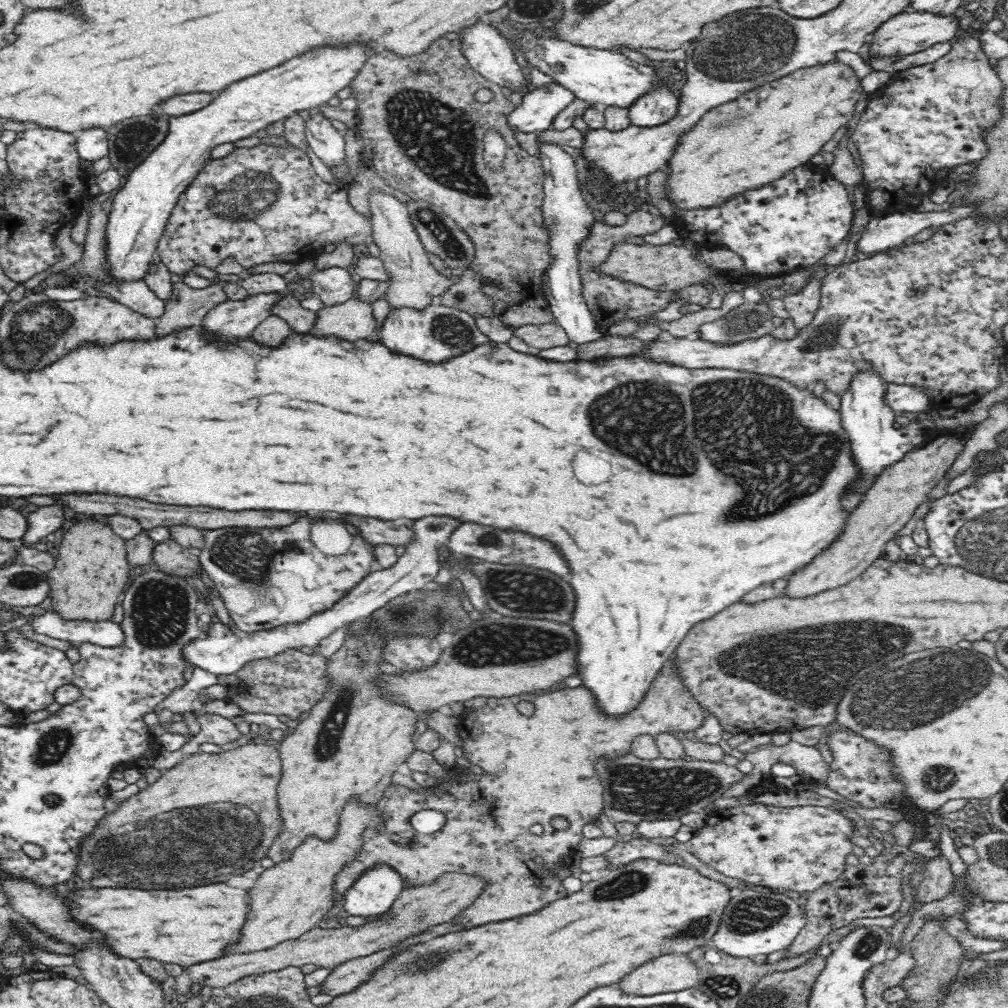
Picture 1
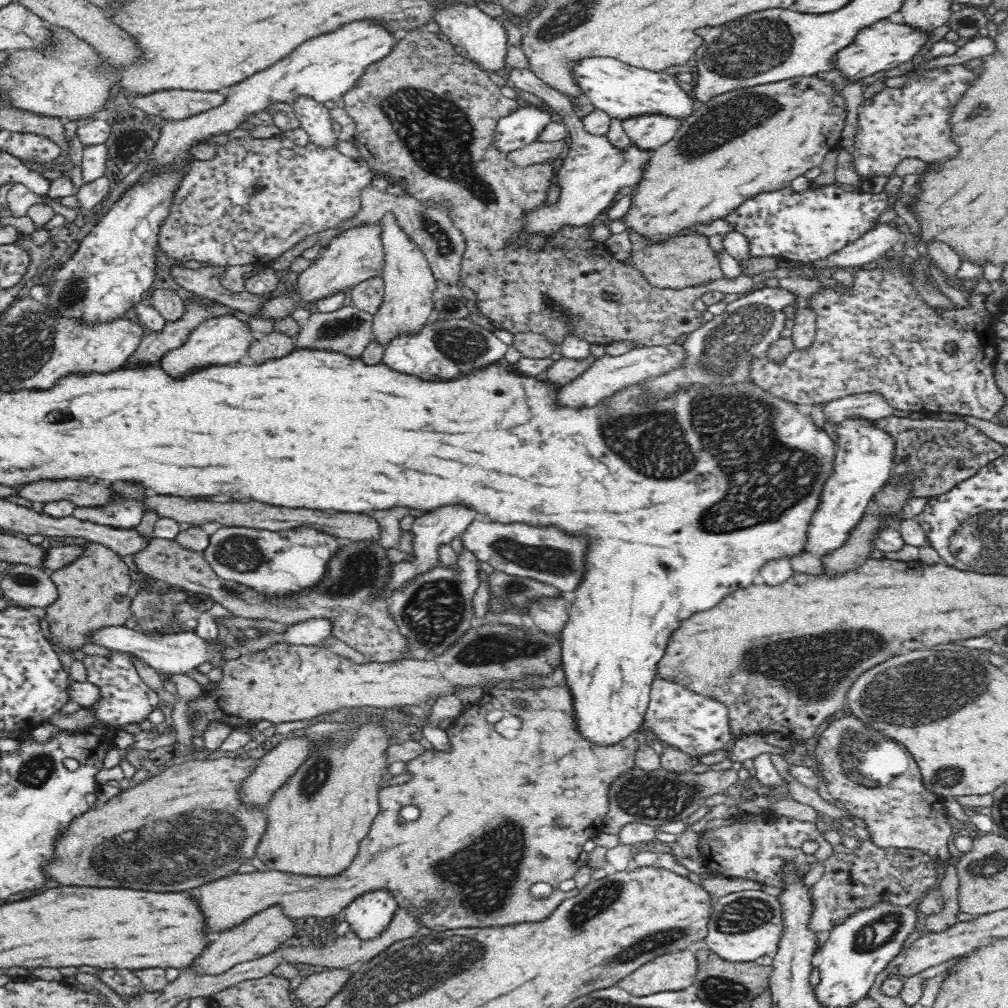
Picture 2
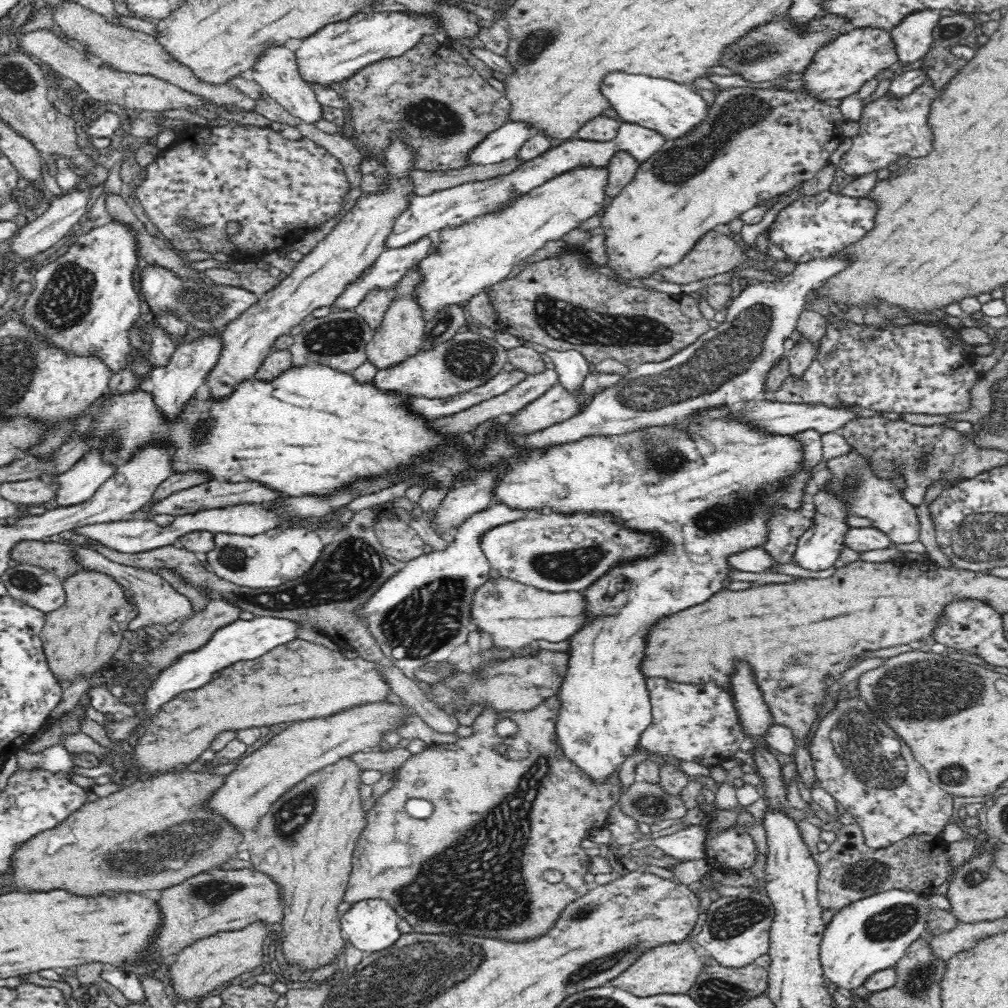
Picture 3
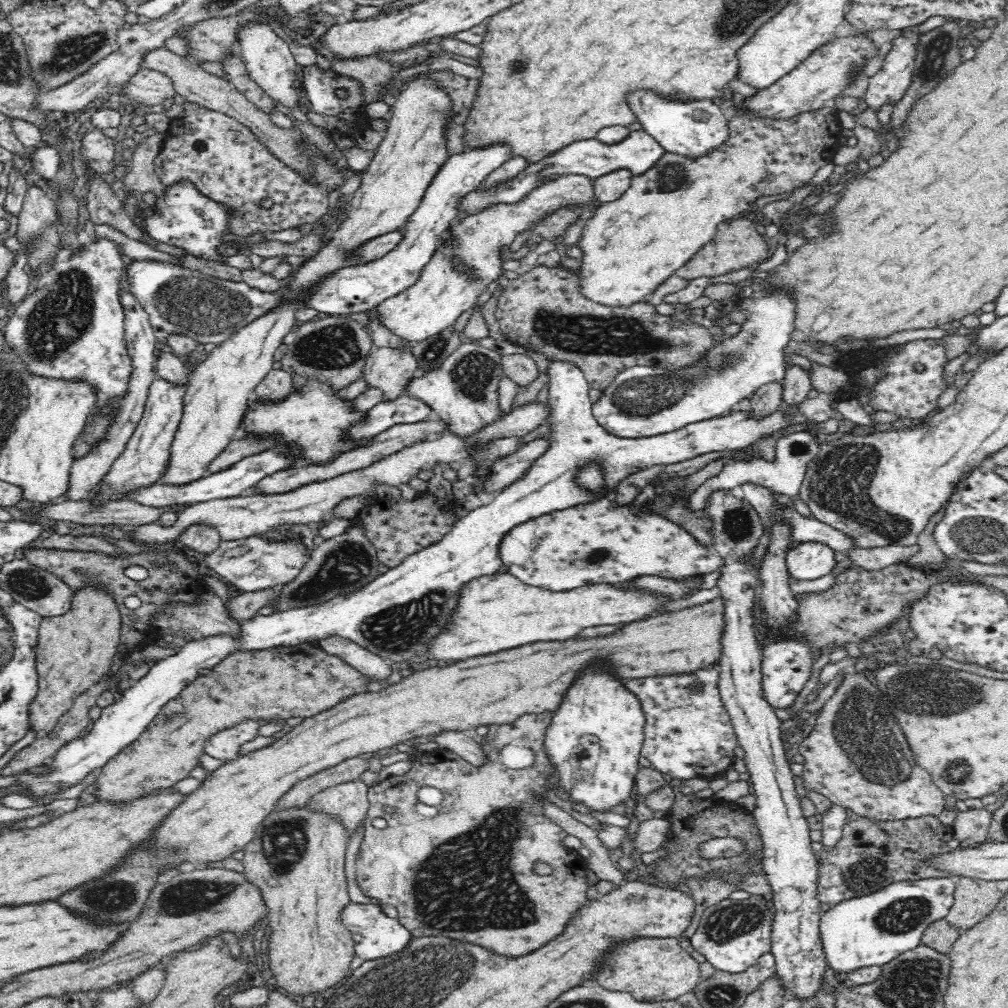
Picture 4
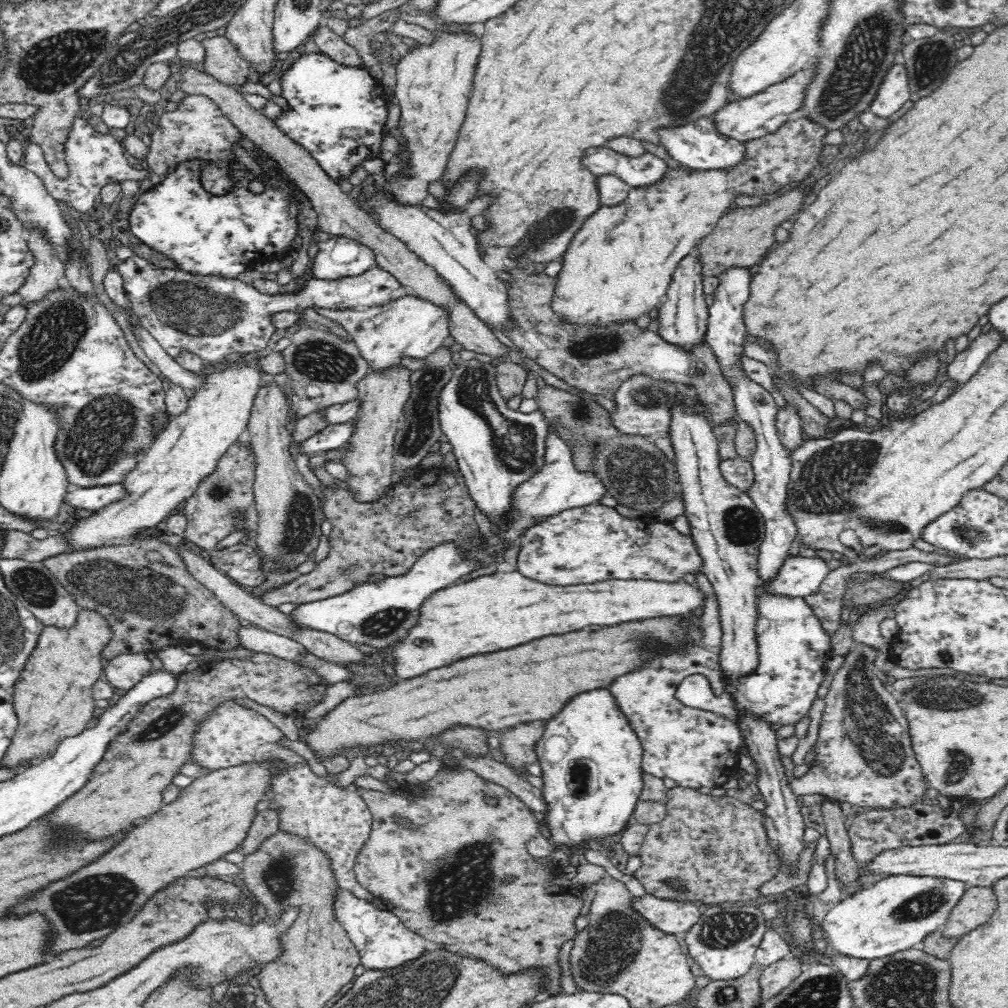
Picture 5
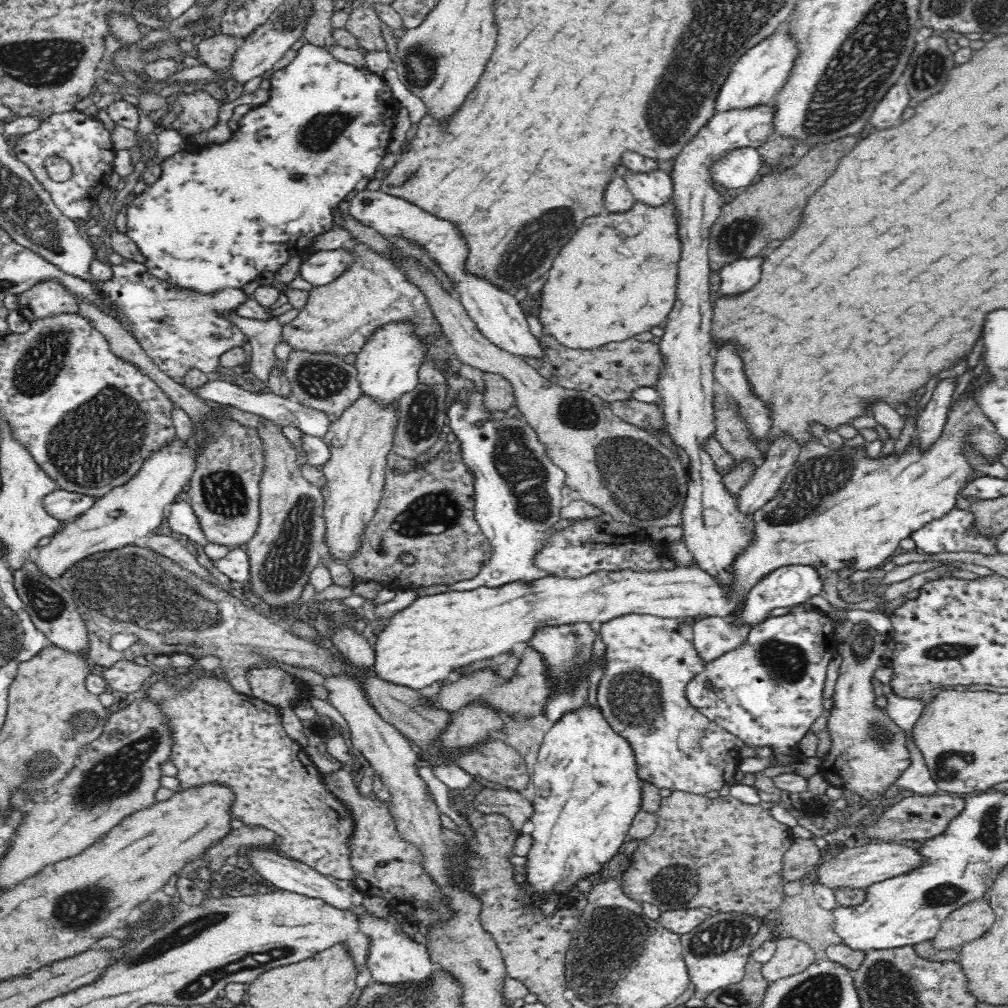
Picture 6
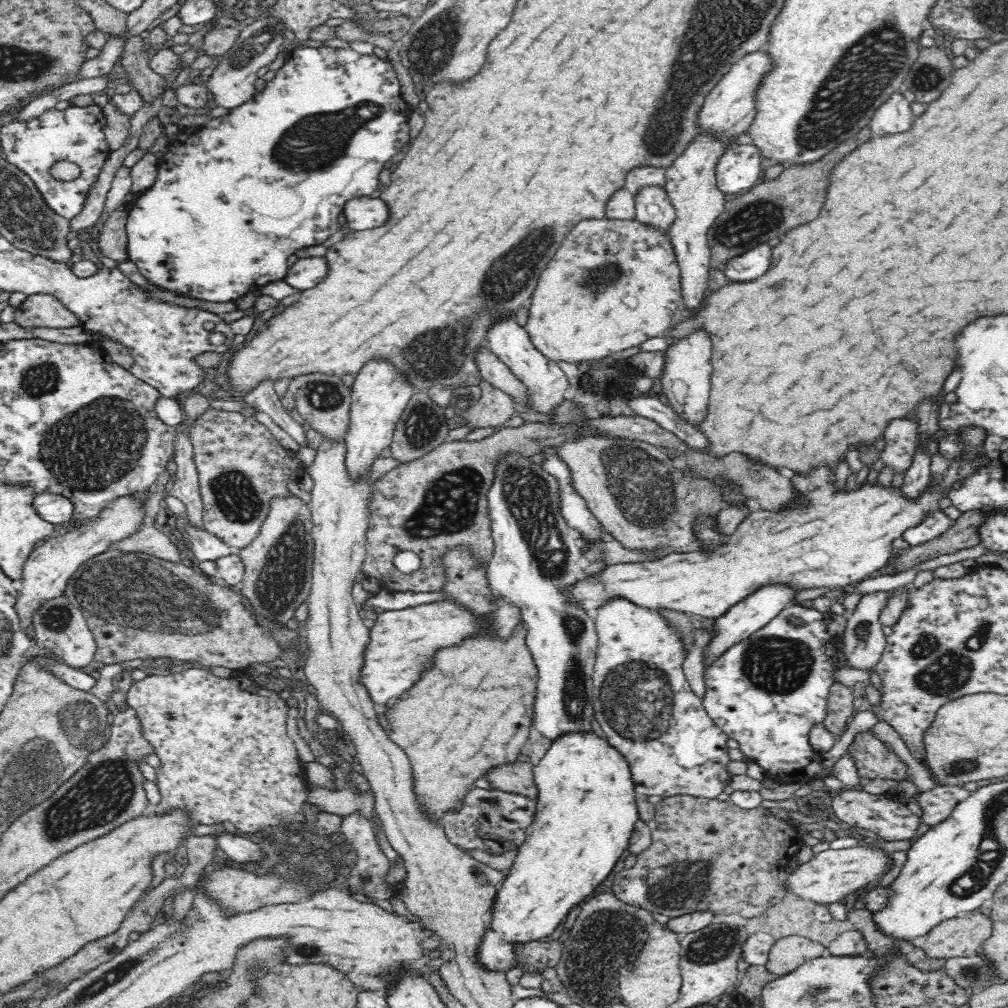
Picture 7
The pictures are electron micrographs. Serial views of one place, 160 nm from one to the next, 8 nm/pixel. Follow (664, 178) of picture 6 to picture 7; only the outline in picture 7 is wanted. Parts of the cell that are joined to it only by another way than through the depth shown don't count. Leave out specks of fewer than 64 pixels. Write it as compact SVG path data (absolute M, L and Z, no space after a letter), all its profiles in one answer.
M644 185L635 194L635 218L642 223L652 223L668 232L675 208L665 185Z

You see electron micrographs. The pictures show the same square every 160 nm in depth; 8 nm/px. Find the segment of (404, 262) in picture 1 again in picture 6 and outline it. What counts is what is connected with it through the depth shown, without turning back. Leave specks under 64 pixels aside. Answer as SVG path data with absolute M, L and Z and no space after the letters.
M361 391L322 437L332 455L330 462L322 466L326 486L321 492L324 495L324 512L327 518L323 542L344 564L359 547L361 532L365 524L372 520L374 511L383 499L389 470L388 456L392 452L398 418L398 400L382 403L374 395Z

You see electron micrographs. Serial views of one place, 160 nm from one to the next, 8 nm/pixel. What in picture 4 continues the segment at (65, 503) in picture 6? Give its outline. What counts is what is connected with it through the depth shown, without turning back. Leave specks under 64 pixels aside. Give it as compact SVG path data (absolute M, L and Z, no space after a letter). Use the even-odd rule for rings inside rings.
M400 394L395 399L386 399L366 411L368 420L364 424L350 428L350 435L354 439L358 437L370 439L396 424L410 424L426 420L430 414L432 414L432 407L429 407L423 400L408 398ZM262 452L260 456L250 456L250 458L244 458L244 460L236 462L236 464L233 464L228 470L224 470L224 472L220 472L220 474L204 476L187 482L186 484L157 483L155 486L150 486L150 488L142 488L142 490L136 492L136 494L132 494L130 498L136 499L136 501L142 504L156 507L178 503L193 505L208 500L228 499L240 496L242 490L254 486L265 476L274 474L274 472L278 472L280 469L286 470L286 468L284 468L284 460L280 460L280 456L272 456L272 452Z

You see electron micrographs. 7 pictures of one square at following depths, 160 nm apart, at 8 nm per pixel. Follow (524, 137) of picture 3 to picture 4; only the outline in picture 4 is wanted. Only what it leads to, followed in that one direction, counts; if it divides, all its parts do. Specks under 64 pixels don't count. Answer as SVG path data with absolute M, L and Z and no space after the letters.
M488 143L483 147L469 148L463 153L448 156L426 187L418 208L404 225L404 240L383 258L366 263L354 263L329 277L314 288L312 296L308 298L307 307L318 310L325 316L350 316L374 310L383 300L412 286L418 280L422 268L432 258L434 250L441 244L444 232L457 216L455 206L459 200L468 191L484 182L487 175L510 157L512 147L508 143Z

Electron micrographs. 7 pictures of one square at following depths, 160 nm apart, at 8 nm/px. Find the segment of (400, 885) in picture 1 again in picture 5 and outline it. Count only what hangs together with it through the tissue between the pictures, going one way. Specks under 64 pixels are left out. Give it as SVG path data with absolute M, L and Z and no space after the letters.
M349 891L336 892L334 912L337 921L358 951L360 963L366 968L385 969L401 965L420 956L430 946L428 941L404 923L390 910L378 909L372 903L355 897Z

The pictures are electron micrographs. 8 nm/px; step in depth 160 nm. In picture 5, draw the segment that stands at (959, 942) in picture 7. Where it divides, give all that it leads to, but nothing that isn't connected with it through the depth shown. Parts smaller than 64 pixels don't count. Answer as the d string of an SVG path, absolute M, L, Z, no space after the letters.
M994 885L966 886L942 927L943 932L948 937L960 937L965 932L984 924L996 909L997 896Z

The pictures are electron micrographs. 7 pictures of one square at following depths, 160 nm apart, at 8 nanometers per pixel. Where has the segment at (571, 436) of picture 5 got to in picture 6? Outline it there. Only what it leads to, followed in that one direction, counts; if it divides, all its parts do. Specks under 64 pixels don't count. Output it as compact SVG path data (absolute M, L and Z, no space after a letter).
M338 206L333 208L333 226L346 230L352 241L356 244L368 246L374 255L380 255L384 259L390 259L396 264L396 270L400 271L406 281L413 284L424 295L426 303L432 315L441 326L441 332L447 338L454 356L462 363L478 368L484 372L495 372L504 376L514 387L515 406L524 415L524 418L538 432L540 441L546 445L548 455L552 461L565 472L565 484L568 488L577 492L578 498L582 498L590 505L600 508L602 512L609 513L618 522L634 524L635 528L662 528L666 525L680 525L682 520L681 508L683 507L686 482L685 470L677 459L676 454L662 443L654 433L643 428L632 426L616 416L609 407L609 401L594 395L592 392L564 388L541 376L539 372L530 366L522 357L498 347L488 340L470 318L463 308L461 300L454 295L442 280L435 276L434 272L427 270L427 266L414 256L407 256L399 250L399 246L392 242L391 238L380 234L362 221L356 219L352 213L340 210Z

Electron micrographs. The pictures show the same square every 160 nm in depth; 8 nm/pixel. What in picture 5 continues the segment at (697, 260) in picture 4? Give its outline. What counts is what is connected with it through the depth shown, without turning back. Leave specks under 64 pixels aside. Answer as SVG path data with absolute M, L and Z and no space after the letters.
M785 189L779 191L774 200L766 200L758 206L735 207L722 216L714 232L710 232L710 235L697 245L695 255L698 256L698 263L702 264L700 276L719 277L734 268L755 270L768 252L776 246L774 241L776 226L787 225L786 220L796 216L805 197L804 189Z

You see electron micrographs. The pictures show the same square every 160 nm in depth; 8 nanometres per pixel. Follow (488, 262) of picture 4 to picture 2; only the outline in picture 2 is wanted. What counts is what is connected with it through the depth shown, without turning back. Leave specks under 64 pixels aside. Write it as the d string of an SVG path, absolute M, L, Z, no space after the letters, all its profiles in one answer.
M508 68L504 77L510 82L510 85L544 100L552 108L552 112L562 118L562 122L567 126L569 132L568 149L557 163L554 177L551 179L552 185L557 184L560 188L560 196L554 204L545 203L538 210L528 214L528 218L526 218L528 236L543 234L548 237L564 225L590 225L596 216L600 216L606 212L606 208L613 205L619 197L617 192L626 186L638 185L644 180L644 172L652 158L652 149L644 149L634 142L627 147L618 147L618 145L612 144L606 135L588 132L584 128L583 121L574 112L570 98L558 89L550 87L530 69Z

